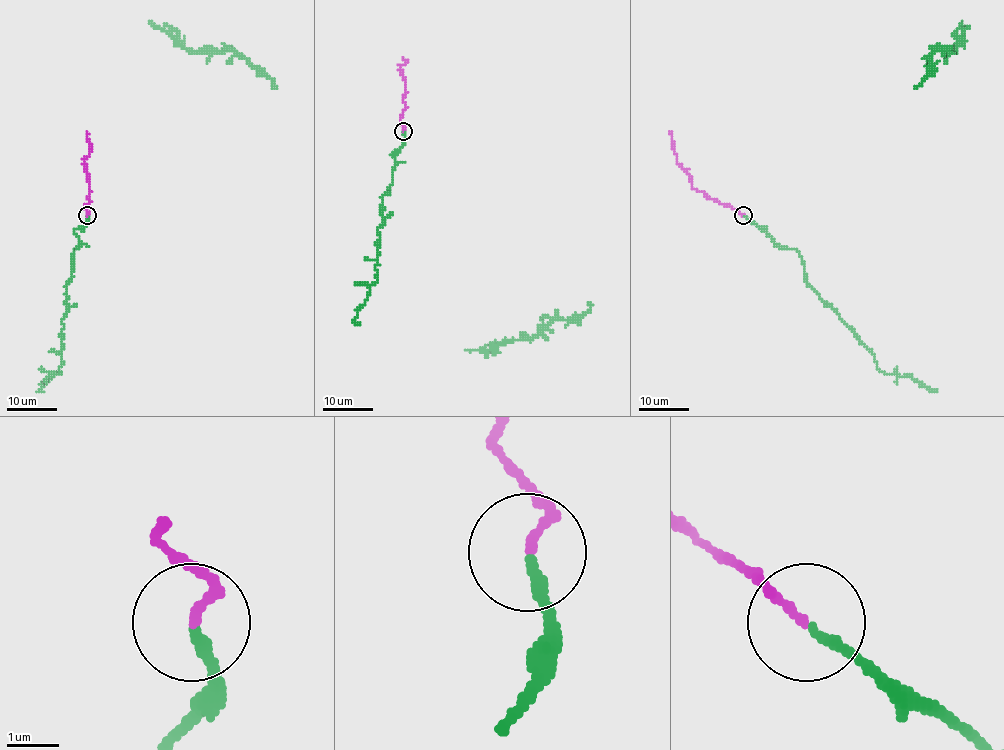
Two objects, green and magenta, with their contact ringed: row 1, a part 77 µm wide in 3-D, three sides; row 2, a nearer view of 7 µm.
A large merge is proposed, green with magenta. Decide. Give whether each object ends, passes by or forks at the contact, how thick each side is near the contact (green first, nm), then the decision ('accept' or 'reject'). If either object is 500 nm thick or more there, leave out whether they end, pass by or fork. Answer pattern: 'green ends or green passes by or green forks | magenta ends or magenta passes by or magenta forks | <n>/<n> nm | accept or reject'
green ends | magenta ends | 180/170 nm | accept

